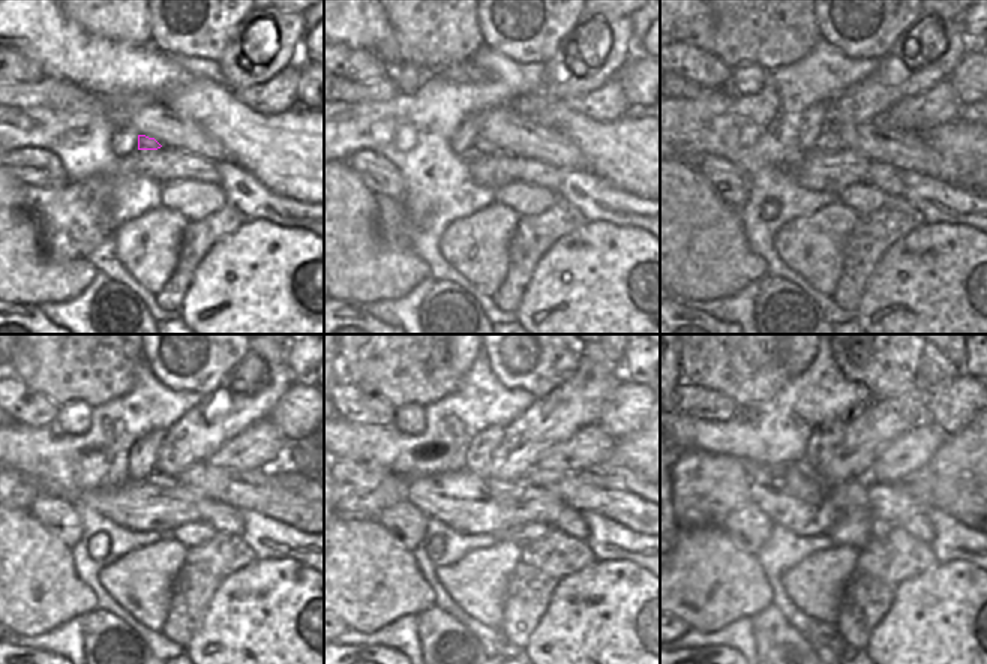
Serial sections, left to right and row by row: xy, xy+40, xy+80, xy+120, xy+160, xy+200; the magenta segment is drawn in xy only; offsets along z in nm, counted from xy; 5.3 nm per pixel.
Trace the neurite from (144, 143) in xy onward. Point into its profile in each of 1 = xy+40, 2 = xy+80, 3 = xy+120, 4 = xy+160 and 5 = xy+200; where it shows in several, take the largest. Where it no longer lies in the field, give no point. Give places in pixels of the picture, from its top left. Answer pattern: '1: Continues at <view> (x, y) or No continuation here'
1: Continues at xy+40 (482, 147)
2: Continues at xy+80 (828, 141)
3: Continues at xy+120 (155, 478)
4: Continues at xy+160 (498, 486)
5: Continues at xy+200 (854, 517)

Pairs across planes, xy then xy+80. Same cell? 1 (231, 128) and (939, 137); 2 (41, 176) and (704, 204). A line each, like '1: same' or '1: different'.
1: same
2: different

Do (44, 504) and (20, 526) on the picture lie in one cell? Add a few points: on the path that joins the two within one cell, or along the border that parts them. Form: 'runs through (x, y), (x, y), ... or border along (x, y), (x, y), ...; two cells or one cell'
border along (29, 510), (59, 538); two cells

